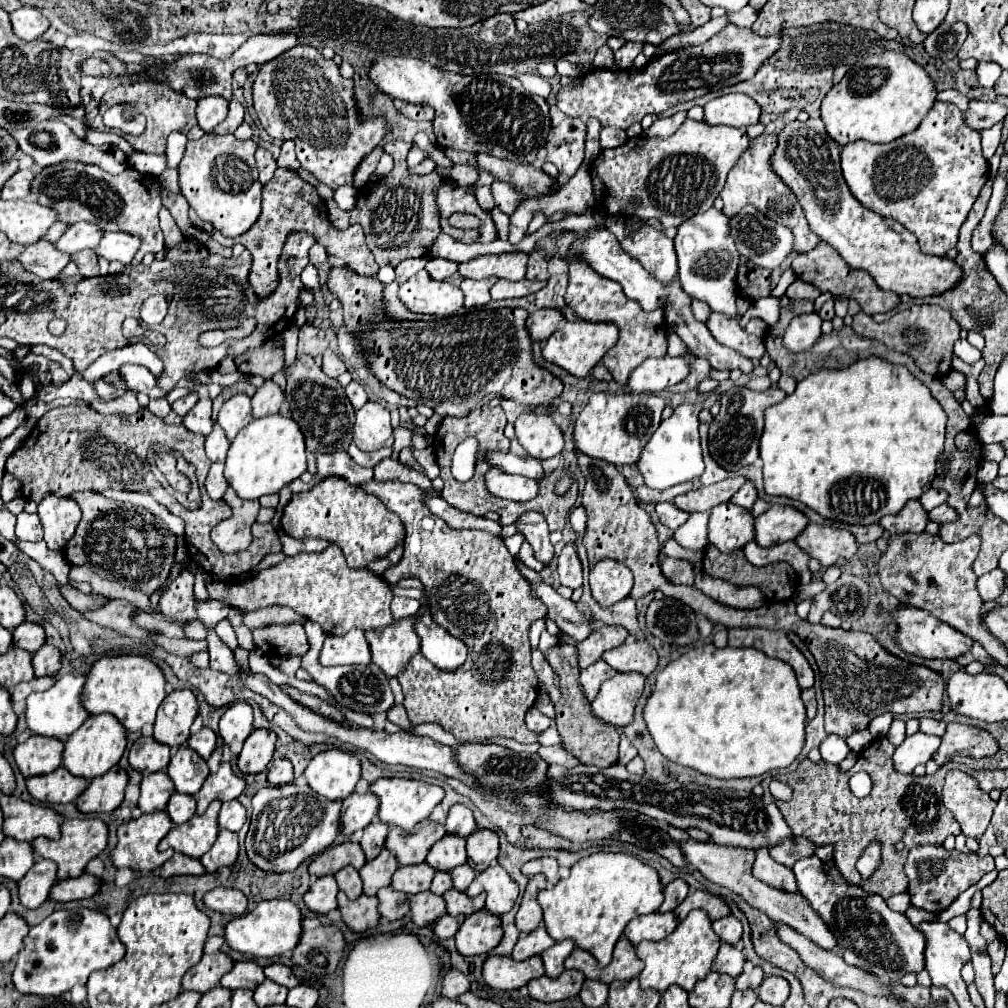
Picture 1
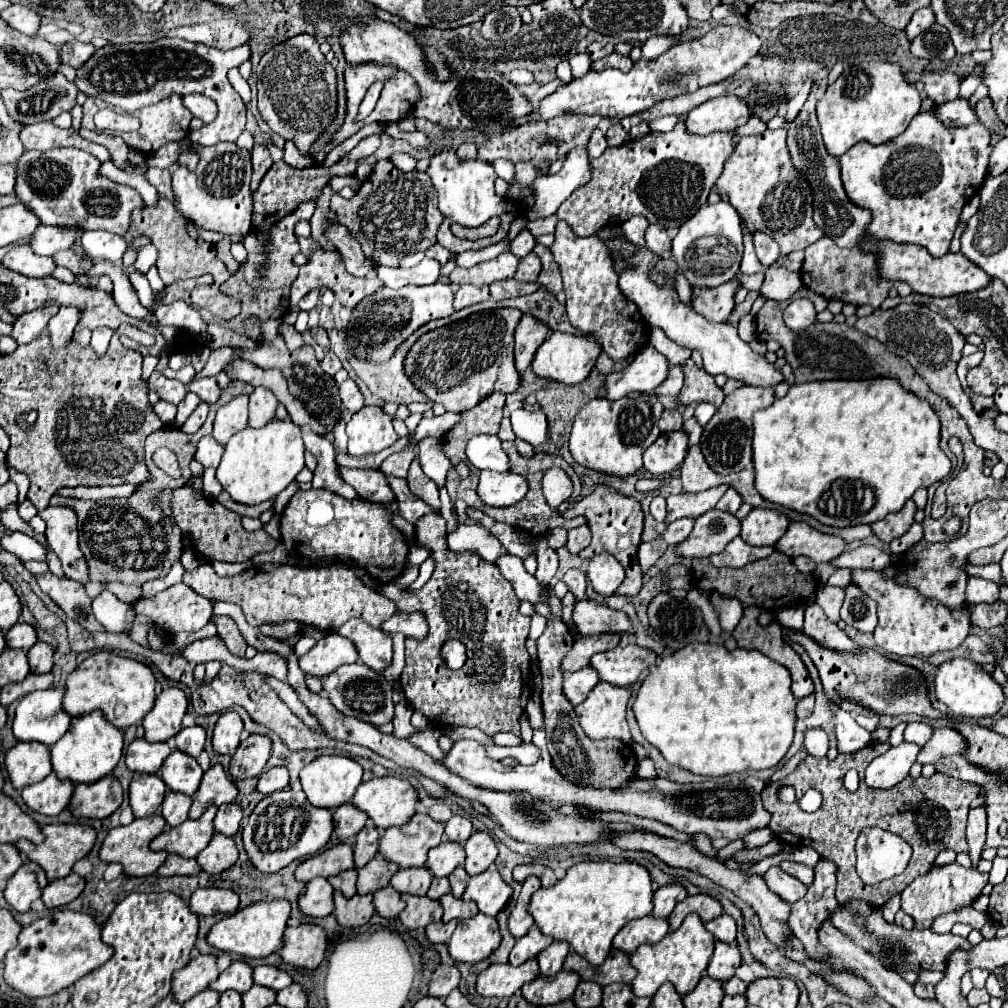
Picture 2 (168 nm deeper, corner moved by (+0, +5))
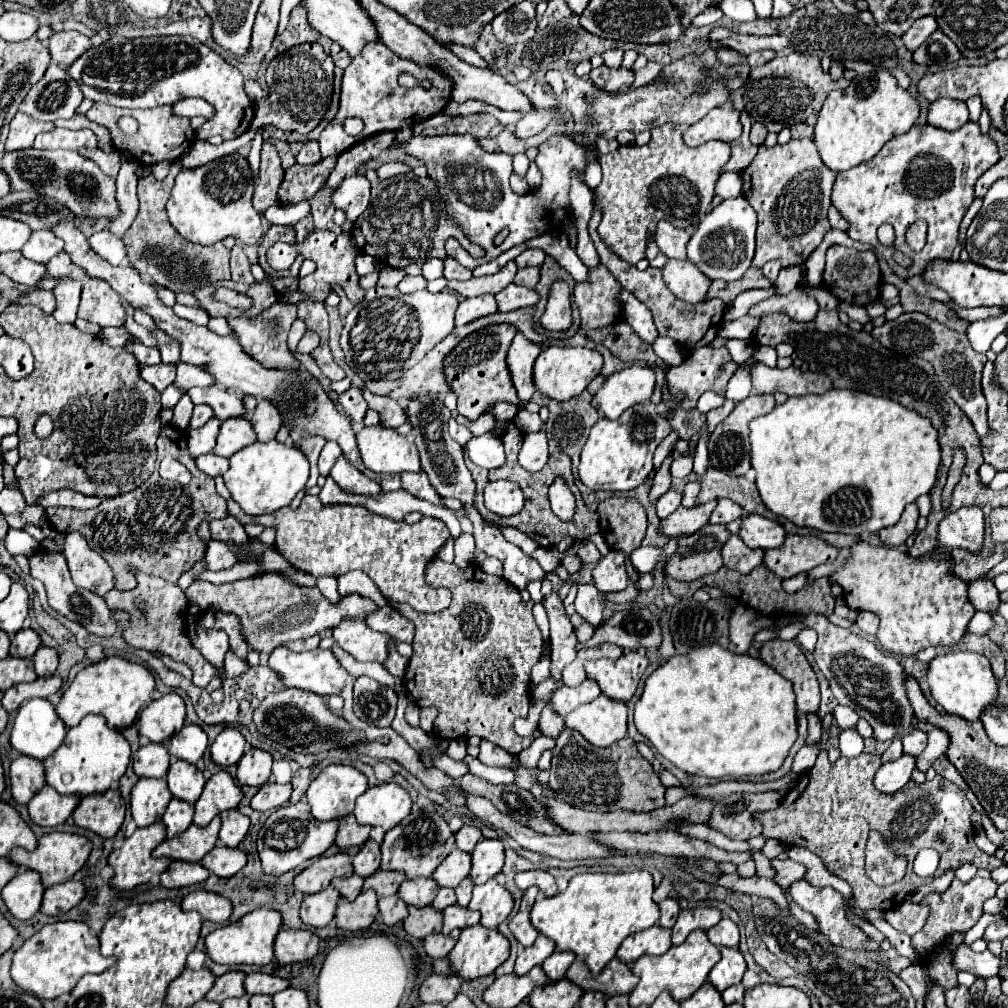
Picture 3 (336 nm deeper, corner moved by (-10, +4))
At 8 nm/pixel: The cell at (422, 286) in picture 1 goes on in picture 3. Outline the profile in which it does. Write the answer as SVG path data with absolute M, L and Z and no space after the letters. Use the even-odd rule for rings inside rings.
M371 288L365 298L347 314L341 332L341 348L347 364L361 380L397 380L407 368L415 366L439 340L455 328L459 298L441 290L431 294L419 290L403 294L397 288Z

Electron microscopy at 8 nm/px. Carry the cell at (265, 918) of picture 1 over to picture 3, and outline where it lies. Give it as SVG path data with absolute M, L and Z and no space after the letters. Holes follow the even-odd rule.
M257 908L255 912L249 912L247 916L243 916L241 920L231 922L231 924L221 926L215 932L211 932L205 940L207 952L219 964L257 964L257 966L265 966L273 960L275 936L279 934L279 930L283 926L281 918L283 916L279 916L279 912L275 912L275 910Z

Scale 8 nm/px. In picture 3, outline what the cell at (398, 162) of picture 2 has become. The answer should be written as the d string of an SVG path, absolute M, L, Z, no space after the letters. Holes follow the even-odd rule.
M387 162L387 164L383 164L379 170L377 170L377 174L379 174L379 178L383 180L383 178L389 178L389 176L395 176L395 174L405 174L407 170L411 170L407 164L403 164L403 162Z

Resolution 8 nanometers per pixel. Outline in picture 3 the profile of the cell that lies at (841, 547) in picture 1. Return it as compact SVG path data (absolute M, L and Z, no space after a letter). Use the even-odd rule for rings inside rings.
M789 534L781 548L765 552L765 566L781 578L791 578L819 564L833 562L839 552L841 550L837 546L831 546L813 534Z

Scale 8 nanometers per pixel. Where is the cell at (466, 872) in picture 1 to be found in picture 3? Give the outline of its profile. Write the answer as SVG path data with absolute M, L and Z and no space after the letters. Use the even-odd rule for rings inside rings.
M465 878L457 888L455 888L455 894L457 894L457 904L459 906L467 906L469 900L471 900L471 892L473 892L473 880L471 878Z

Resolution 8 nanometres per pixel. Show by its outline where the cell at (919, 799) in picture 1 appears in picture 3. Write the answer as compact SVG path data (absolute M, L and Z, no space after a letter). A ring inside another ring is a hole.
M821 750L819 756L817 756L815 766L809 772L801 774L799 780L797 780L797 784L801 786L797 800L795 800L795 788L791 788L775 810L759 812L755 816L763 824L763 836L765 838L775 838L775 840L779 840L787 846L803 846L803 848L811 850L813 854L817 854L825 862L825 866L829 868L831 874L835 874L835 876L839 876L839 878L843 878L851 884L853 896L855 896L855 906L859 906L863 910L867 910L867 908L891 910L891 908L899 906L905 900L905 896L911 894L915 888L931 882L931 878L919 878L913 872L913 860L915 860L915 856L921 848L935 848L941 854L941 862L939 862L939 868L937 868L935 876L941 876L947 868L959 868L963 862L973 862L977 868L987 868L987 870L993 870L993 868L1003 864L1003 860L997 860L995 856L989 856L989 854L985 854L983 850L977 848L977 844L973 840L975 830L973 830L973 824L971 824L973 806L971 806L971 802L967 800L967 796L963 794L963 790L959 786L951 784L949 780L945 780L943 776L937 774L933 780L927 780L923 784L907 782L905 788L887 796L887 794L879 792L873 786L873 776L875 776L877 768L881 768L881 756L877 756L877 754L863 752L861 756L839 758L835 764L829 764L827 750ZM869 830L879 830L885 836L887 844L897 854L903 854L909 860L905 878L901 882L897 882L895 886L881 888L881 886L875 886L873 882L867 882L867 876L865 876L865 870L863 870L863 864L865 864L865 852L863 850L865 850Z

